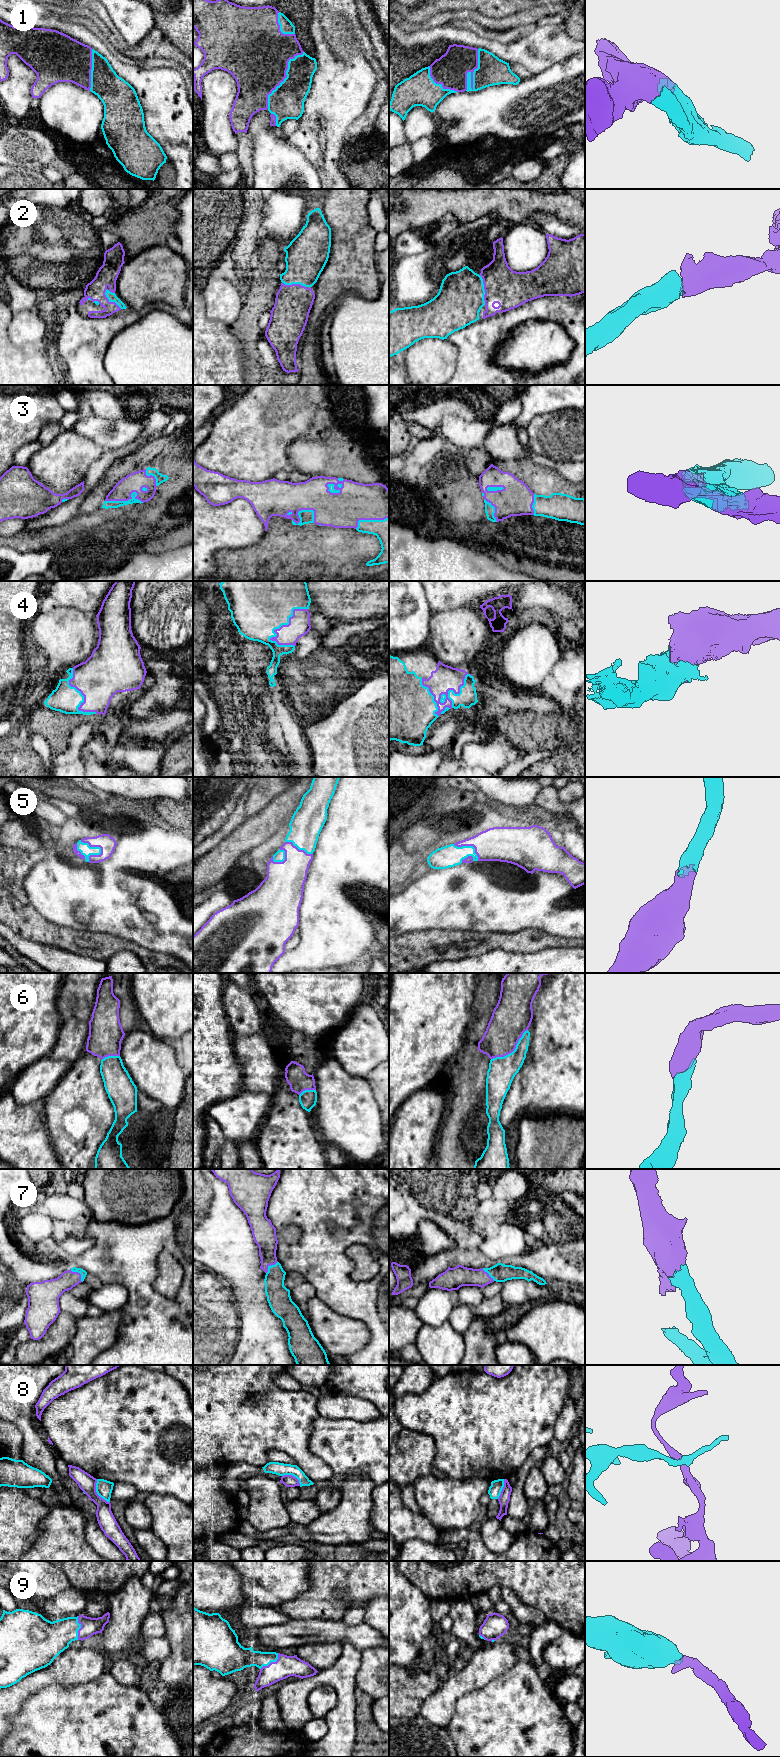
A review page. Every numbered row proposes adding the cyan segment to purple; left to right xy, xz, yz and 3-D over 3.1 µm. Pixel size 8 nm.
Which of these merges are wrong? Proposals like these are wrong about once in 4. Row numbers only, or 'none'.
8

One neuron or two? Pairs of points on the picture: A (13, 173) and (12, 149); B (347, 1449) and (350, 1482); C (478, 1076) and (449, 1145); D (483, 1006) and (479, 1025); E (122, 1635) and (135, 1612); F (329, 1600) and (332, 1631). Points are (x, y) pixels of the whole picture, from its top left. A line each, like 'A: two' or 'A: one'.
A: two
B: two
C: one
D: one
E: one
F: two

